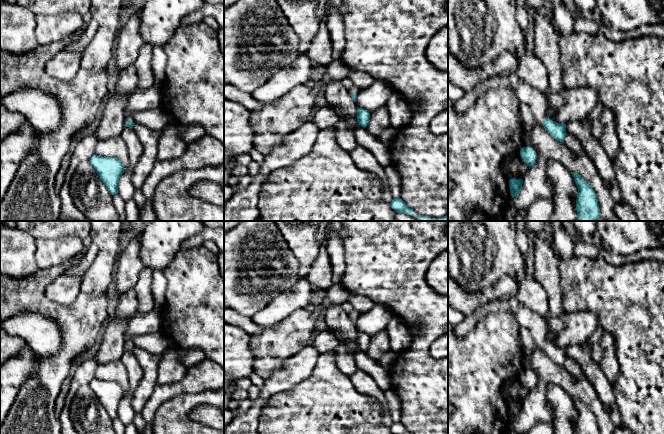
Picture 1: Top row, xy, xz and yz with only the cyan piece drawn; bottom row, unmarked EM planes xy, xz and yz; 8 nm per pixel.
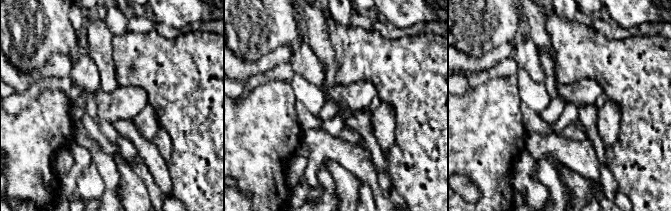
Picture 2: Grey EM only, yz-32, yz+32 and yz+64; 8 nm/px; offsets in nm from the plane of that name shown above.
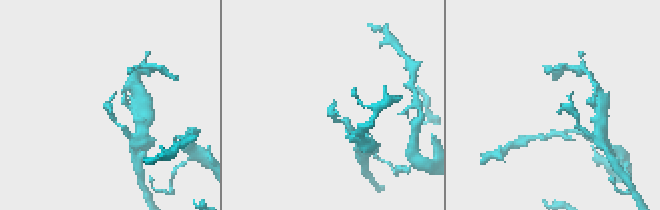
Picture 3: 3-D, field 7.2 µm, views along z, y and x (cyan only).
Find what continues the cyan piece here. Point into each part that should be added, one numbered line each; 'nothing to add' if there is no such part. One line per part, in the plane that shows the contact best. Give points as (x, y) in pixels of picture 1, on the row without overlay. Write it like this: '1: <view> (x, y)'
1: xy (139, 324)

